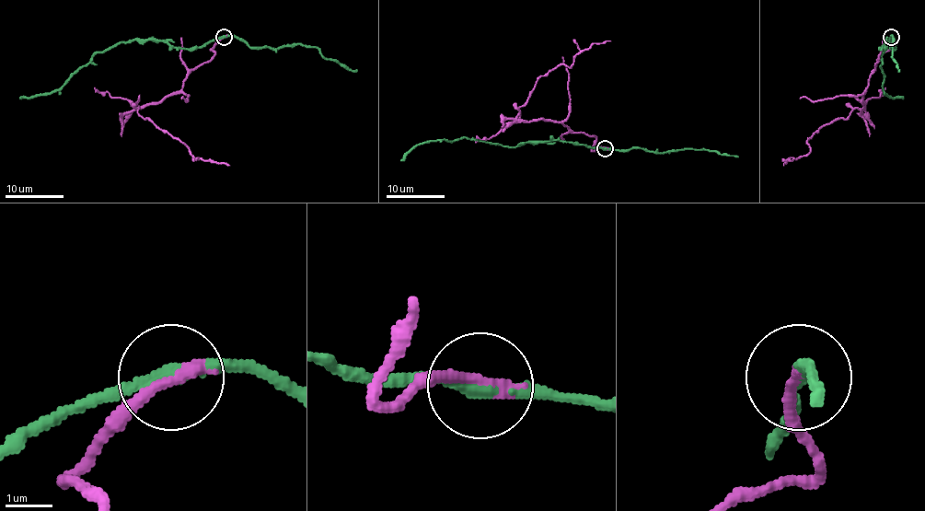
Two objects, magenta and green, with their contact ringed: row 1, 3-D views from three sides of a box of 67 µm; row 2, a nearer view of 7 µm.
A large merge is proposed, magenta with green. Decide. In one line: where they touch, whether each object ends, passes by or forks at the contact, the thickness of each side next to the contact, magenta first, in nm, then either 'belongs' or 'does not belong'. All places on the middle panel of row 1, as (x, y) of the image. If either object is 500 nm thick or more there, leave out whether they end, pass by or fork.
at (605, 148); magenta ends there; green passes by; 360 nm thick on the magenta side, 240 nm on the other; does not belong

